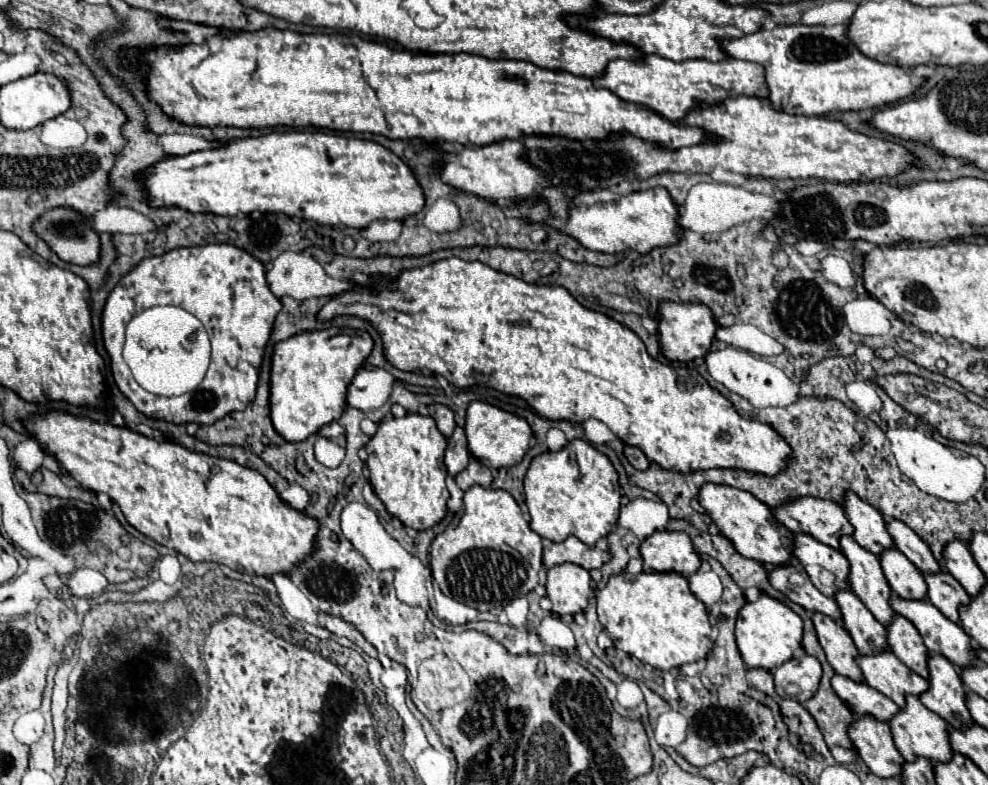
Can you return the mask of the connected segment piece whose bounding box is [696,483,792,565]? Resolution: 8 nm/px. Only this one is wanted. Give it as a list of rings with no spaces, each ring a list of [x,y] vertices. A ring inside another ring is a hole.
[[[704,483],[696,499],[706,509],[706,515],[718,527],[720,535],[724,535],[742,557],[770,565],[790,563],[792,531],[788,531],[784,525],[778,525],[778,521],[774,521],[774,515],[770,513],[770,507],[766,503],[758,501],[754,495],[742,489],[734,489],[730,485],[716,485],[716,483]]]

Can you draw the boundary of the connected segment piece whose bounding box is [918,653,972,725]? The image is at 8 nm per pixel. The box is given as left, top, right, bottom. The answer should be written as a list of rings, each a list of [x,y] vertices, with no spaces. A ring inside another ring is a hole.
[[[928,655],[928,689],[918,699],[948,725],[970,725],[966,691],[956,667],[942,655]]]

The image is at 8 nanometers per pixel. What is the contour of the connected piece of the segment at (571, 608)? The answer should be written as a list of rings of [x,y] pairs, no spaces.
[[[554,565],[546,581],[546,597],[552,601],[552,613],[564,617],[584,611],[592,591],[590,581],[590,573],[580,565]]]

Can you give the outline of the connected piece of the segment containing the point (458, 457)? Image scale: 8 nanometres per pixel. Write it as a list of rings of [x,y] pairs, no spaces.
[[[456,427],[454,435],[448,439],[448,449],[446,449],[446,457],[444,457],[444,465],[450,477],[458,475],[462,469],[466,469],[470,461],[470,453],[468,453],[468,445],[466,445],[466,435],[464,429]]]

